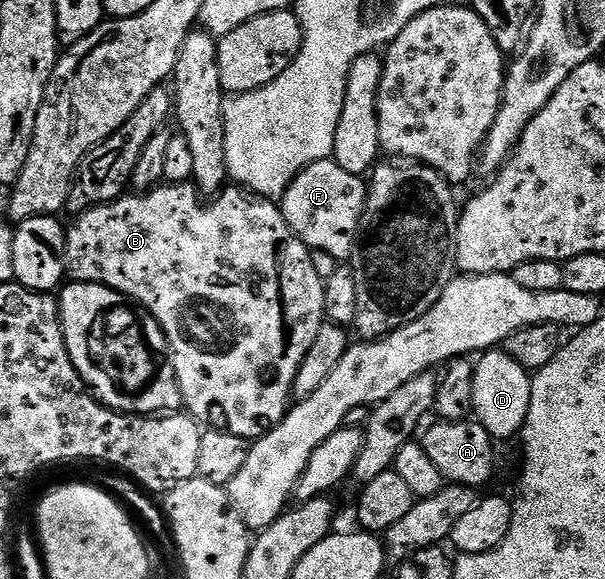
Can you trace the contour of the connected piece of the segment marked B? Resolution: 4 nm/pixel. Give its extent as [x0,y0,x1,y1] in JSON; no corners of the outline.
[66,182,326,442]

